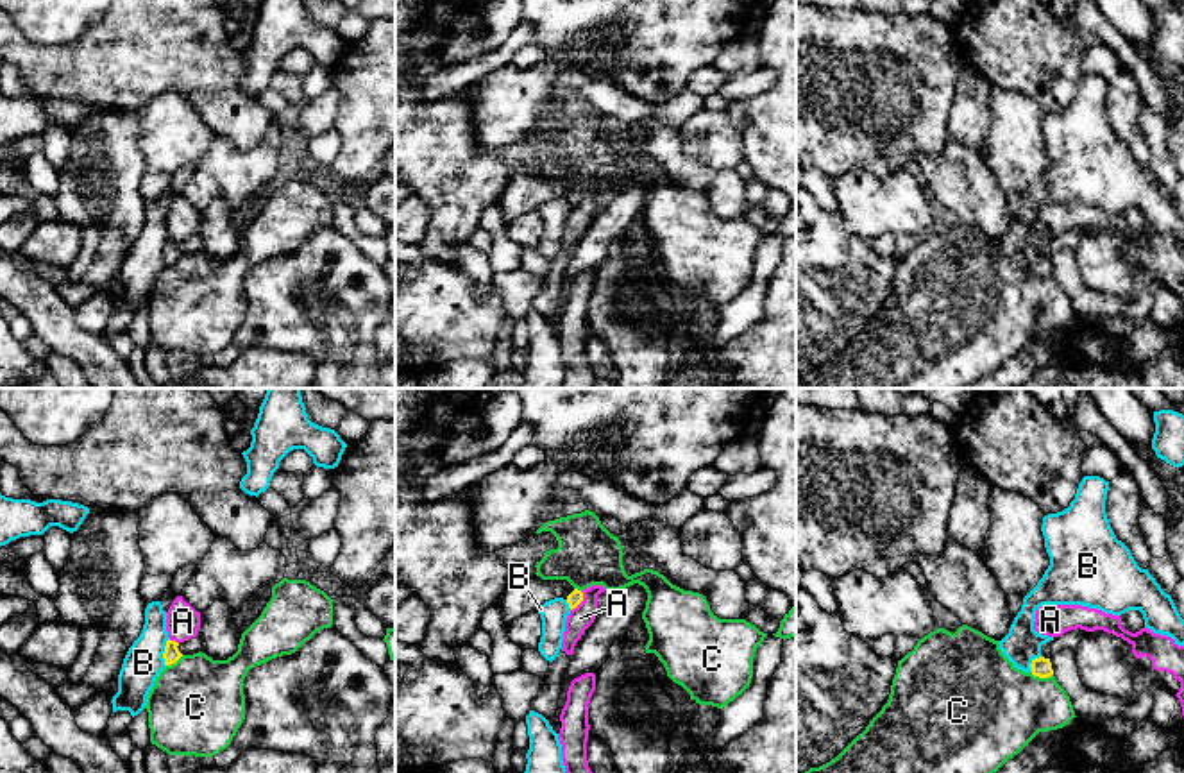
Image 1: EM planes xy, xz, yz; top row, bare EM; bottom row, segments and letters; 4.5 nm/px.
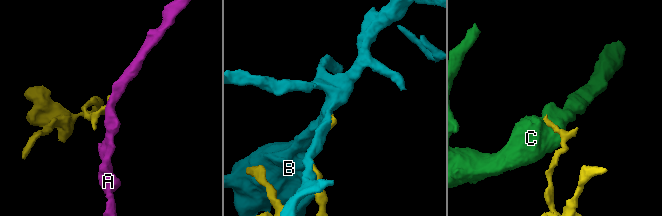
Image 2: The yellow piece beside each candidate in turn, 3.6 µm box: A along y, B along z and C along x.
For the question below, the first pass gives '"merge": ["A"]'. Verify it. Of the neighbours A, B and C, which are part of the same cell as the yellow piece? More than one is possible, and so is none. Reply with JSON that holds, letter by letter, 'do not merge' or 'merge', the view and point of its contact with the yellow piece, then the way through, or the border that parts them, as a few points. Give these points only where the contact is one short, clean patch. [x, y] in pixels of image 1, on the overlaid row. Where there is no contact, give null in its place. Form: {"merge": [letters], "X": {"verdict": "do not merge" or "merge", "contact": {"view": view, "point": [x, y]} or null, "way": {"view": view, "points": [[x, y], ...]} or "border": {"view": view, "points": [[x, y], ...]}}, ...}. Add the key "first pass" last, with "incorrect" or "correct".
{"merge": [], "A": {"verdict": "do not merge", "contact": {"view": "xz", "point": [580, 602]}, "border": {"view": "xz", "points": [[582, 591], [582, 600], [571, 611]]}}, "B": {"verdict": "do not merge", "contact": {"view": "xy", "point": [163, 654]}}, "C": {"verdict": "do not merge", "contact": {"view": "yz", "point": [1041, 677]}, "border": {"view": "yz", "points": [[1031, 673], [1040, 677], [1052, 675]]}}, "first pass": "incorrect"}

